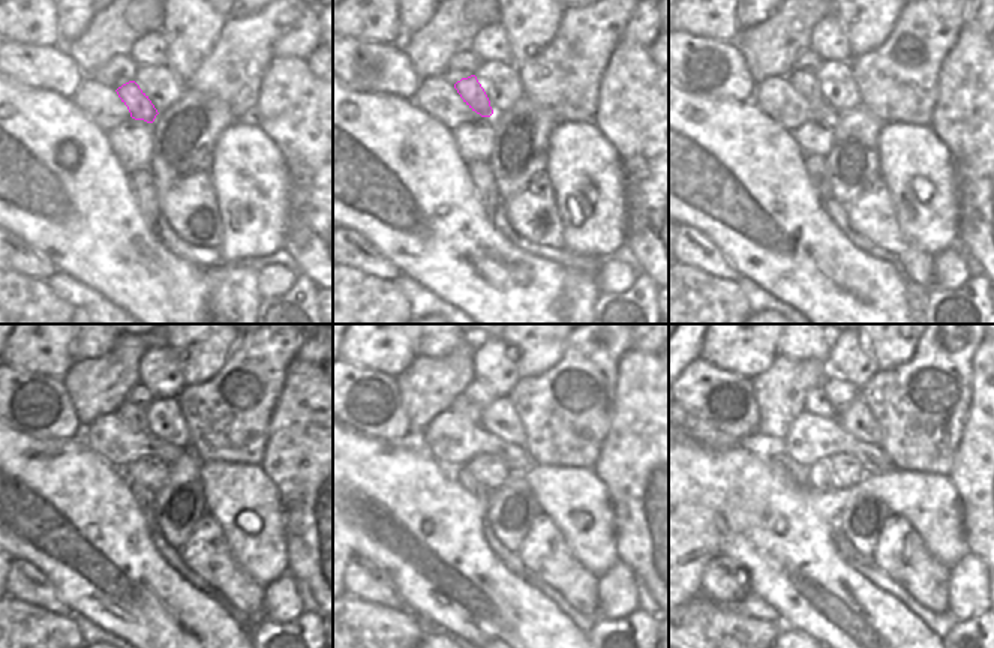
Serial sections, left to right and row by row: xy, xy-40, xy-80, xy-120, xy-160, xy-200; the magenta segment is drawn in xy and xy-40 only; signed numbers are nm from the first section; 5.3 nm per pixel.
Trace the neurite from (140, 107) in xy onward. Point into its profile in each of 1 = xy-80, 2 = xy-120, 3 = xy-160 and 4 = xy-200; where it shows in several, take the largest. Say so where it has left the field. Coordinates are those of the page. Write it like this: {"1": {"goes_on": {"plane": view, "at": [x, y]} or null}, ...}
{"1": {"goes_on": {"plane": "xy-80", "at": [804, 83]}}, "2": {"goes_on": {"plane": "xy-120", "at": [135, 417]}}, "3": {"goes_on": {"plane": "xy-160", "at": [462, 405]}}, "4": {"goes_on": {"plane": "xy-200", "at": [816, 402]}}}

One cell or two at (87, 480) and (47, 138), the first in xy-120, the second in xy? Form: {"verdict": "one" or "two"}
{"verdict": "one"}

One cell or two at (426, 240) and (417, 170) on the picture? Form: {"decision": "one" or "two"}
{"decision": "one"}

